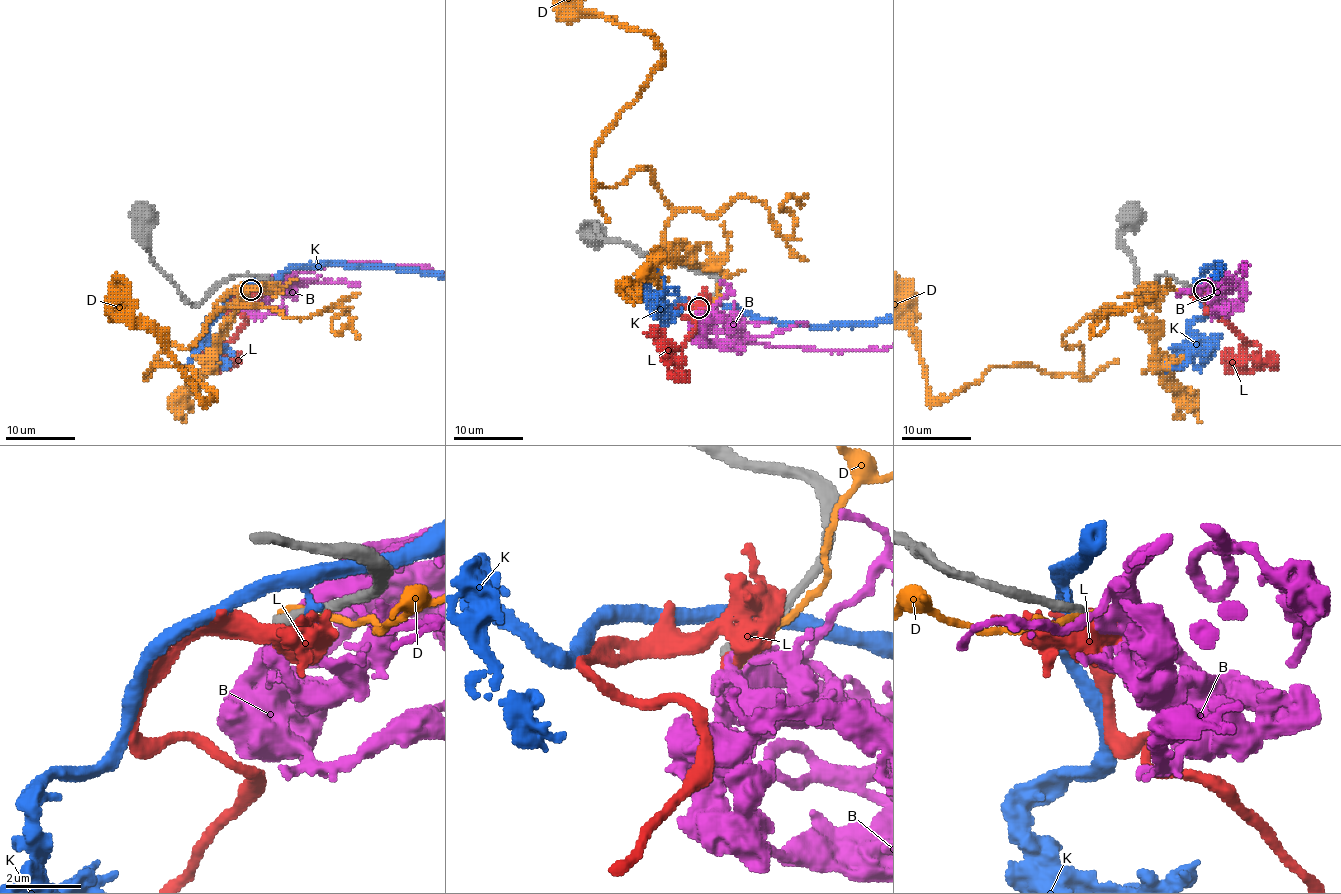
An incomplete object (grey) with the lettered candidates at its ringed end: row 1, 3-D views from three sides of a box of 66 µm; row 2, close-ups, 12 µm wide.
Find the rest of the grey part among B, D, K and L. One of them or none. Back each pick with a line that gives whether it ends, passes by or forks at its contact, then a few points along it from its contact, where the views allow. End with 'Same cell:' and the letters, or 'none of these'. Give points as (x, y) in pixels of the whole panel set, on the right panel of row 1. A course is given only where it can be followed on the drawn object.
Same cell: none of these

